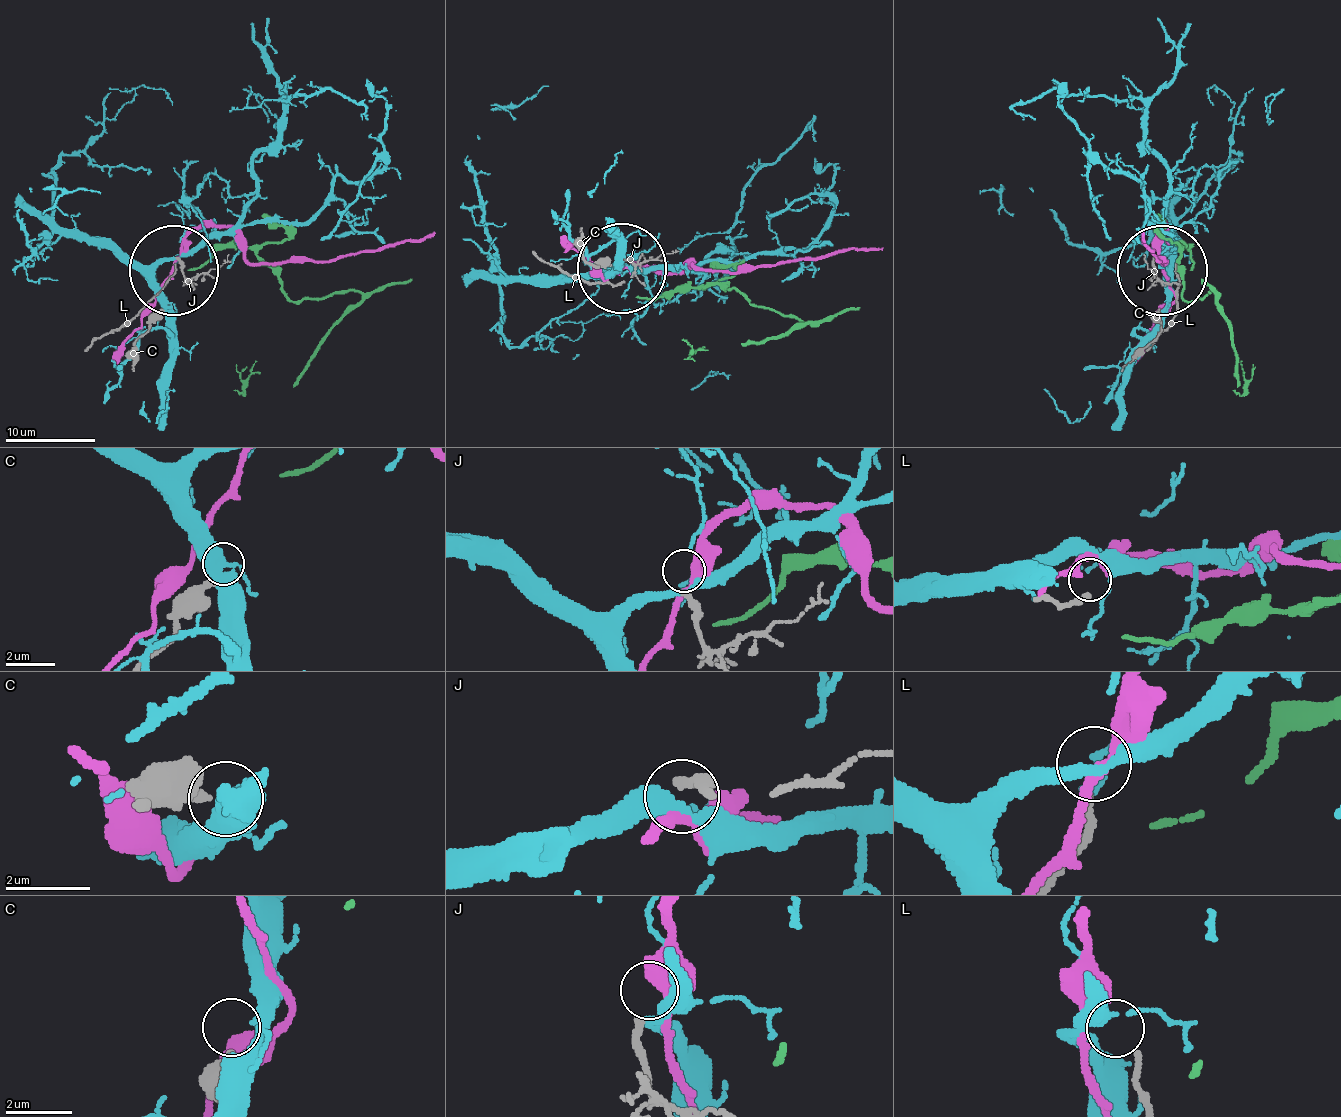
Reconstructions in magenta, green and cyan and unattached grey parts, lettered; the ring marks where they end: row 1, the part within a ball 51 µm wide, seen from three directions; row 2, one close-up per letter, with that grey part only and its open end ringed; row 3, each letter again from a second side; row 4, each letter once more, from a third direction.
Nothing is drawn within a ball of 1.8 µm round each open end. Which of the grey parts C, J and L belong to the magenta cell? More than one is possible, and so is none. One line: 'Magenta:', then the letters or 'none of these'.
Magenta: none of these

